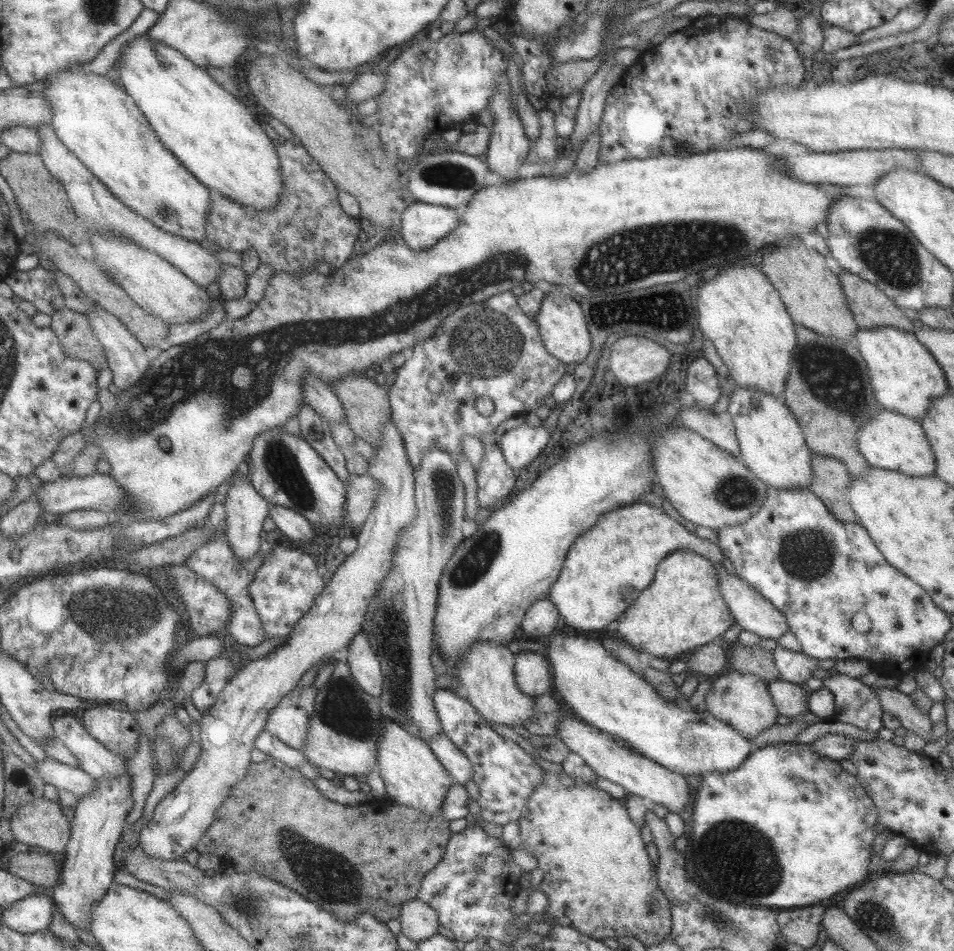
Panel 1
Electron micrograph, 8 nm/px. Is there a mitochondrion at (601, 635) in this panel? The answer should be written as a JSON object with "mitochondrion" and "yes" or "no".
{"mitochondrion":"no"}

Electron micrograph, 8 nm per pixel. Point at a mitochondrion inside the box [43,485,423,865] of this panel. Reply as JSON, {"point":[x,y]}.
{"point":[114,615]}

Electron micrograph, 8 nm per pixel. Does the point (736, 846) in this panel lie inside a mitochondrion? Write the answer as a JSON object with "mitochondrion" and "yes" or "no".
{"mitochondrion":"yes"}

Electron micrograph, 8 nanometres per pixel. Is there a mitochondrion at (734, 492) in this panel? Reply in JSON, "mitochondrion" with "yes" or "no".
{"mitochondrion":"yes"}

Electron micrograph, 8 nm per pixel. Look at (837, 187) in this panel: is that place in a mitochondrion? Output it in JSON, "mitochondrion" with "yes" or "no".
{"mitochondrion":"no"}

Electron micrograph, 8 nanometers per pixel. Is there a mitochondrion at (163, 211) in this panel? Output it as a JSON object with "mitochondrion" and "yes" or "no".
{"mitochondrion":"yes"}

